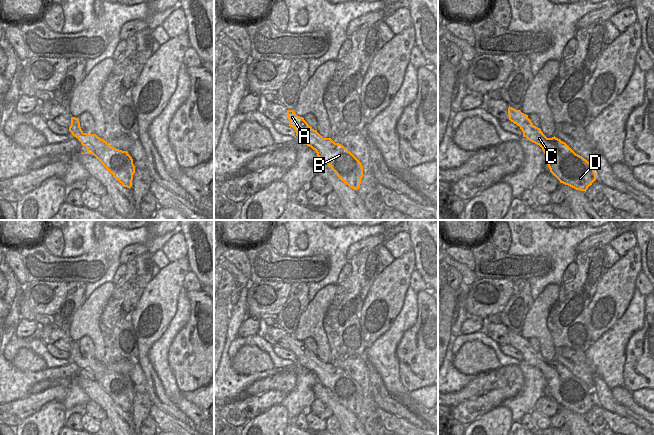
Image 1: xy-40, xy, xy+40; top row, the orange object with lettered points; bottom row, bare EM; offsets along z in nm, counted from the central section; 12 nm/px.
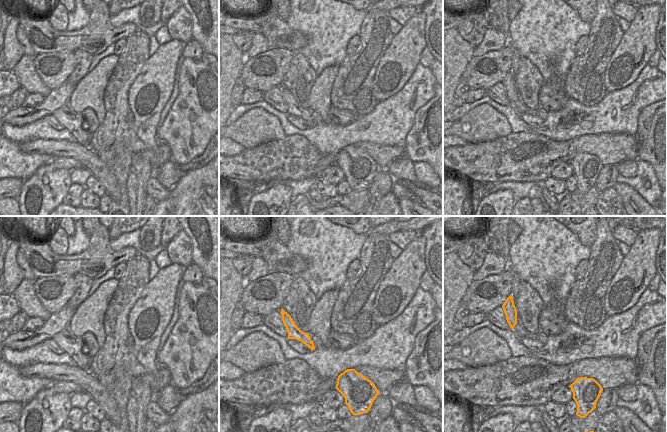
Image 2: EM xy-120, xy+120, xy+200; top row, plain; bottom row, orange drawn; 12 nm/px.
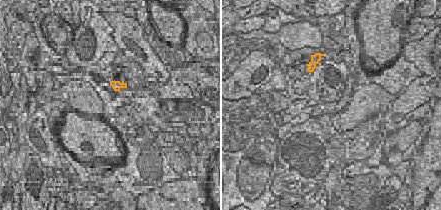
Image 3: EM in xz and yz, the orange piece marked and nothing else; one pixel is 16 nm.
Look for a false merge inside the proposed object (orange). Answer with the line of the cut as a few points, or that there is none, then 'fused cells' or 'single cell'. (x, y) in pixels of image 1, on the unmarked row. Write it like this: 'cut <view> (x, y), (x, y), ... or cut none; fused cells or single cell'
cut none; single cell

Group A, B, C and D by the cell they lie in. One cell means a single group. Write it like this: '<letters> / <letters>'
A B C D

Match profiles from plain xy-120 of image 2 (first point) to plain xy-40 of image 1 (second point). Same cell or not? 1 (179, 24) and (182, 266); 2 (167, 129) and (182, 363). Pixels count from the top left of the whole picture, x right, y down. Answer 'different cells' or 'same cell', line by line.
1: different cells
2: same cell

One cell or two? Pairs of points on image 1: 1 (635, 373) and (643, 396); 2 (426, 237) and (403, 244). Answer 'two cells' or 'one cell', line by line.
1: two cells
2: two cells

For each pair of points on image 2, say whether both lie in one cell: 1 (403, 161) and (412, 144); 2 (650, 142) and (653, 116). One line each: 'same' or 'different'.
1: different
2: same

